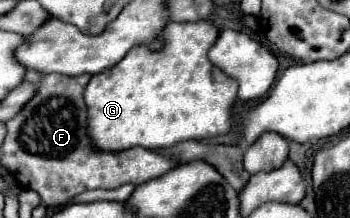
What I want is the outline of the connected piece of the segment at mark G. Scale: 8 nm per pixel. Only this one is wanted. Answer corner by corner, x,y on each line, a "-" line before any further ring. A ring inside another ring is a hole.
170,22
166,30
162,32
164,48
158,52
150,52
150,48
132,48
124,60
120,60
114,68
100,72
90,78
86,90
84,90
84,102
88,108
88,124
86,132
90,136
90,142
96,150
102,152
118,152
128,150
134,146
142,148
170,148
176,142
184,140
204,140
212,136
228,134
232,128
232,106
236,102
236,90
234,82
220,74
216,66
210,66
210,60
206,58
210,46
218,38
216,26
206,22
188,22
178,24

